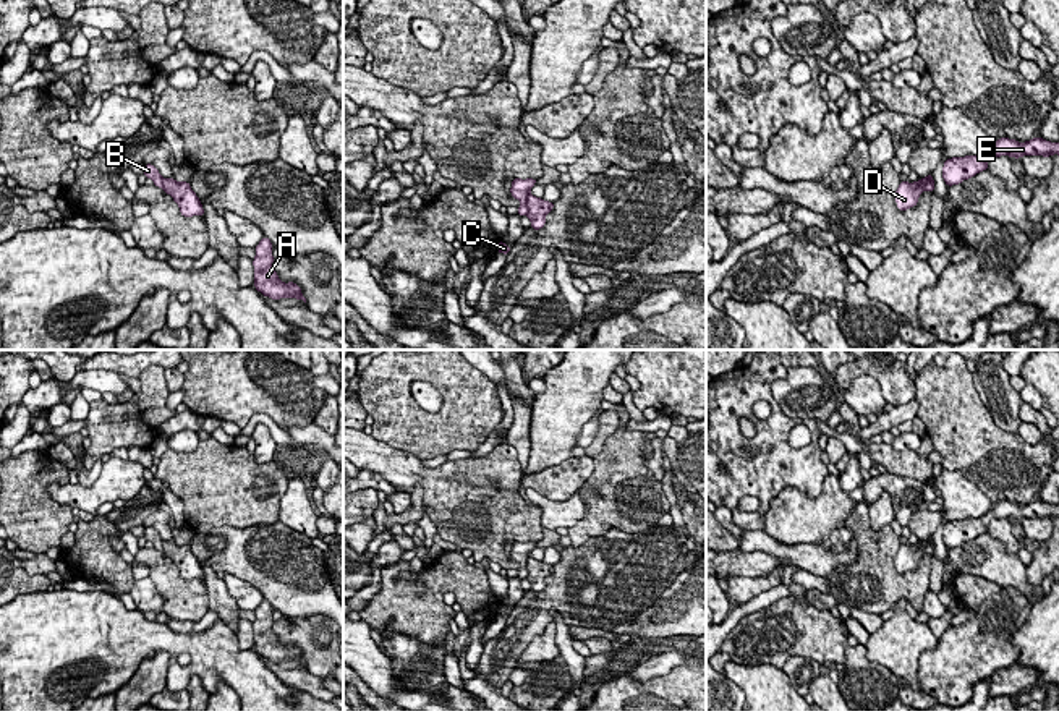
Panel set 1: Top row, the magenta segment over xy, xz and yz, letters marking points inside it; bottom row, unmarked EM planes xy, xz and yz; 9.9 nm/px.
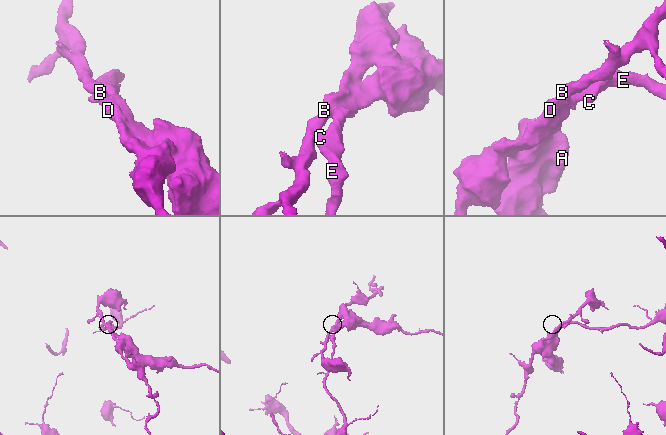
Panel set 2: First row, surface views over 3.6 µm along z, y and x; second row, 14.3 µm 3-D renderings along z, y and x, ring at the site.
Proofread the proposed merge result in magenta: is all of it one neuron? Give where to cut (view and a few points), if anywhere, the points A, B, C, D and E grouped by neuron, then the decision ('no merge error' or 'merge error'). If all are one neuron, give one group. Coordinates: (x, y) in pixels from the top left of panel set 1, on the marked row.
cut xz (528, 193), (525, 214); groups A C E / B D; merge error

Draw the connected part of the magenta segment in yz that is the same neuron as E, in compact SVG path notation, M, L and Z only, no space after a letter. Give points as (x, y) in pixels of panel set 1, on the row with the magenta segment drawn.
M1001 138L993 141L983 154L946 159L942 178L947 186L959 185L963 180L988 170L988 162L991 157L1009 155L1020 159L1022 155L1051 157L1053 154L1059 155L1059 141L1051 143L1043 138L1031 138L1030 141L1019 143L1015 139Z

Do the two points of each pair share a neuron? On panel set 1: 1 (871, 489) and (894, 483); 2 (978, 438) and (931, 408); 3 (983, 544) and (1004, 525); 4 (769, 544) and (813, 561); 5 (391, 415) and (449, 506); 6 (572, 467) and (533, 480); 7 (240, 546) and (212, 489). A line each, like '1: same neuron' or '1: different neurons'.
1: same neuron
2: same neuron
3: different neurons
4: same neuron
5: different neurons
6: same neuron
7: different neurons

